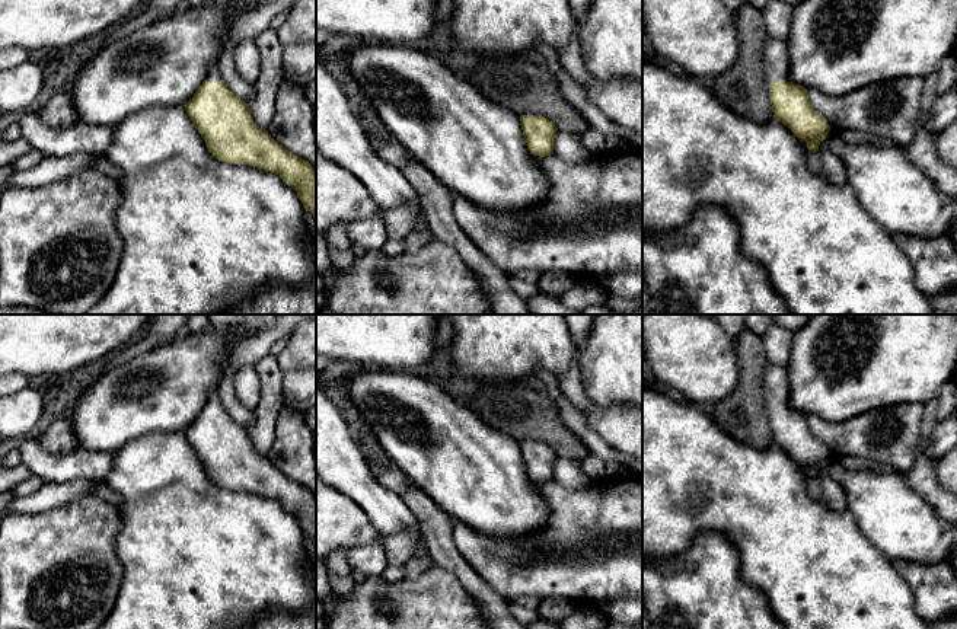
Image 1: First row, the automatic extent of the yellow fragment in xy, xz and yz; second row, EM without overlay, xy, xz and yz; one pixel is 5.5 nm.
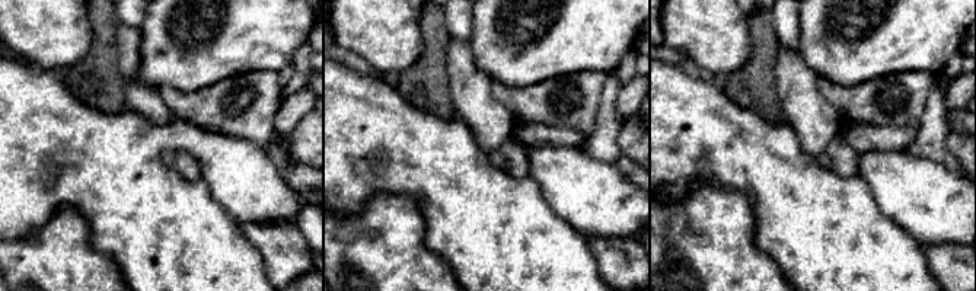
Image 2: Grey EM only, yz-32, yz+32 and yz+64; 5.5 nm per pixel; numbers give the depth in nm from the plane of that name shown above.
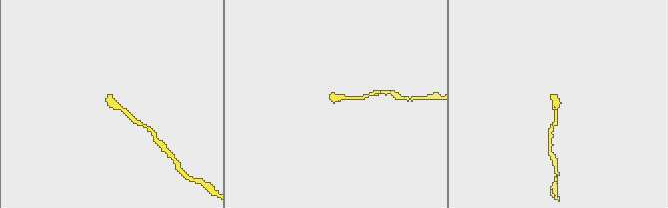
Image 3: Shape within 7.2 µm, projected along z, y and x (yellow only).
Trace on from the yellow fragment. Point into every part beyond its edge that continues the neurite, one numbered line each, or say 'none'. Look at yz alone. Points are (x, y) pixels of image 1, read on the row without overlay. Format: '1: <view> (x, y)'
1: yz (777, 386)

